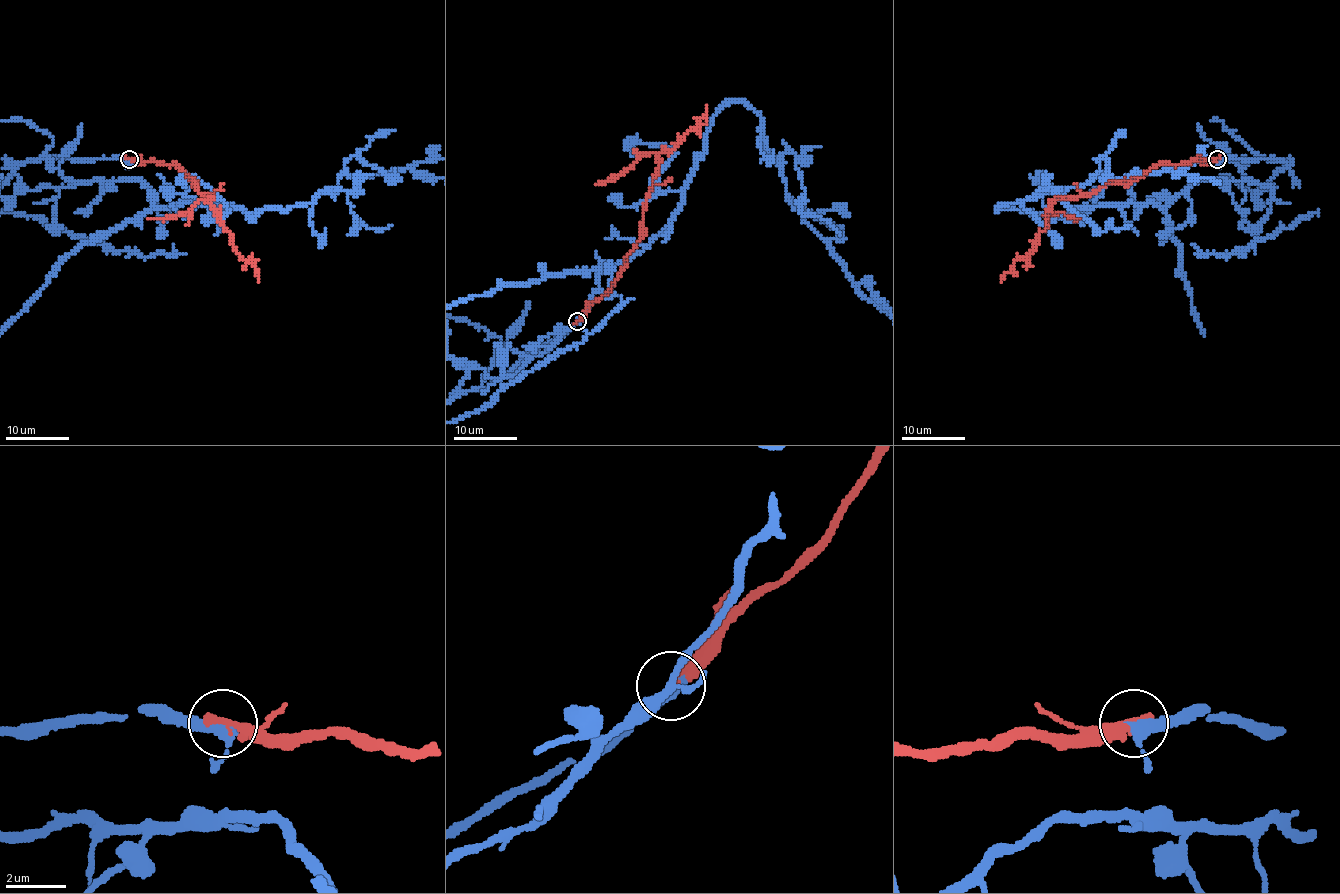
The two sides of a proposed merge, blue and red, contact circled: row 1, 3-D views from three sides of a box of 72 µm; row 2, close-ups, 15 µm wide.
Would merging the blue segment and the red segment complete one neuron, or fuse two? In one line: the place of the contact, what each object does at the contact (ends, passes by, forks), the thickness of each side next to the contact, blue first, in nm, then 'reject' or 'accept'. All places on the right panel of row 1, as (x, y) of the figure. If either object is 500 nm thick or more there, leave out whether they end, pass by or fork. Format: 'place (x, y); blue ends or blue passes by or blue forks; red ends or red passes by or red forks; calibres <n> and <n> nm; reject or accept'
place (1217, 159); blue passes by; red ends; calibres 280 and 300 nm; accept

